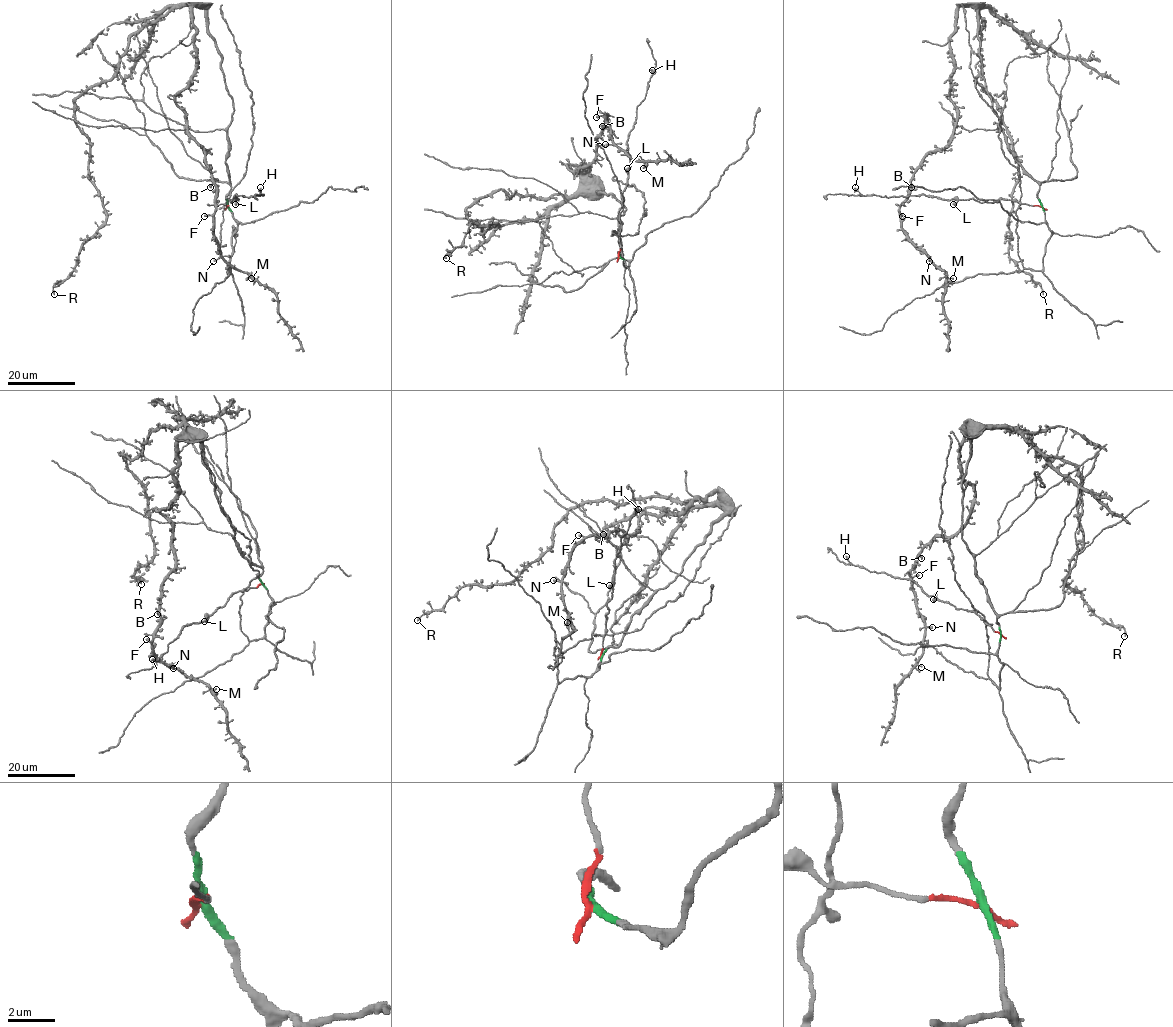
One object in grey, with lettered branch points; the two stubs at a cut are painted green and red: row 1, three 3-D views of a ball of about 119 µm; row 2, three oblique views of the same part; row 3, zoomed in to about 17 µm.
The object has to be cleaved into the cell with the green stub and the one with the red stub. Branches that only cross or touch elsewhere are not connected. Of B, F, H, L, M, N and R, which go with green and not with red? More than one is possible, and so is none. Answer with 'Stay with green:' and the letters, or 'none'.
Stay with green: B, F, M, N, R

